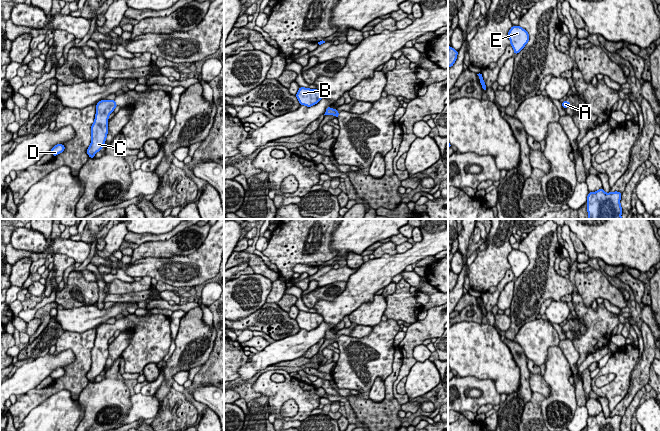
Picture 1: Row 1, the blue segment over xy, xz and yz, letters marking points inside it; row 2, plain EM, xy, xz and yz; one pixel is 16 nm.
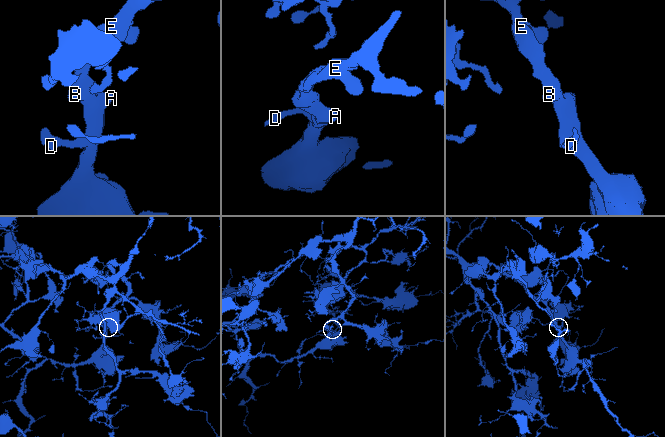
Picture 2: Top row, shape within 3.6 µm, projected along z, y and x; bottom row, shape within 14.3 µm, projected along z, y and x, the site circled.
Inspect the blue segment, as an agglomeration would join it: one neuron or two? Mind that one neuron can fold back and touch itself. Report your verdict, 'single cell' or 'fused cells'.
single cell

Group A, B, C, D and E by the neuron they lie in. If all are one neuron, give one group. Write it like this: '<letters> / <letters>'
A B C D E

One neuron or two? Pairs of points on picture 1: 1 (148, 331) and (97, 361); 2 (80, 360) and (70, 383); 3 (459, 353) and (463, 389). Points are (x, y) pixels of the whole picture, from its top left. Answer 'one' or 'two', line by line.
1: one
2: one
3: two

